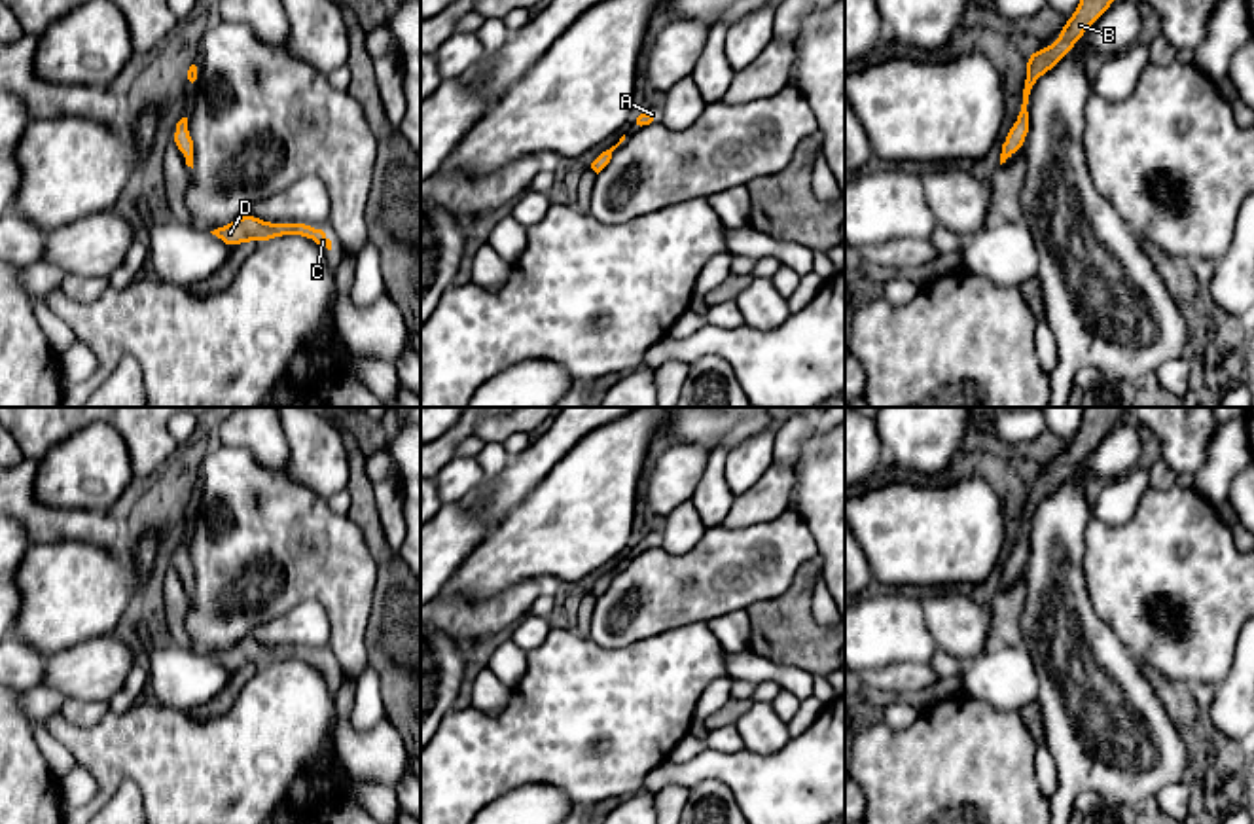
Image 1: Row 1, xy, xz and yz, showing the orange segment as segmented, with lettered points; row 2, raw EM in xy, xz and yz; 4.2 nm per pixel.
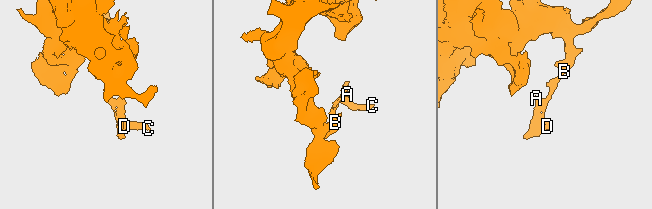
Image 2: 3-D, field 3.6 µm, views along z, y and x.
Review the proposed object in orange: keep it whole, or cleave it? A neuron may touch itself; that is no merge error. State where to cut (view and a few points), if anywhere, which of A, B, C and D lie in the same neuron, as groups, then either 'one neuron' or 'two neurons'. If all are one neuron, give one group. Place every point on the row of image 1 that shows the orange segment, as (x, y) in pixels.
no cut; A B C D; one neuron

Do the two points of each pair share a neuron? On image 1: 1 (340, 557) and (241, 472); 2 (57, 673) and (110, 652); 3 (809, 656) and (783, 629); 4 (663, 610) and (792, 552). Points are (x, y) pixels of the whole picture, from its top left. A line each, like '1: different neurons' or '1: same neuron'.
1: same neuron
2: same neuron
3: same neuron
4: same neuron

